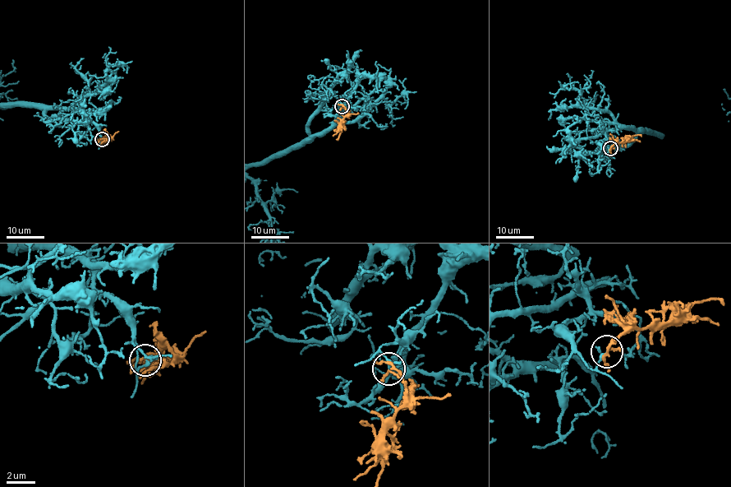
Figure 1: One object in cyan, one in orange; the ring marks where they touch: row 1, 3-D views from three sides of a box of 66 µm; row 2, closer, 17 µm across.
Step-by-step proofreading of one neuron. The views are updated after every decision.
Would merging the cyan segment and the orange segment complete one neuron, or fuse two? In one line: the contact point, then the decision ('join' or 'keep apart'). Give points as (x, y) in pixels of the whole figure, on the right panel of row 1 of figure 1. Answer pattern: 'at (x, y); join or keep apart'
at (610, 148); keep apart

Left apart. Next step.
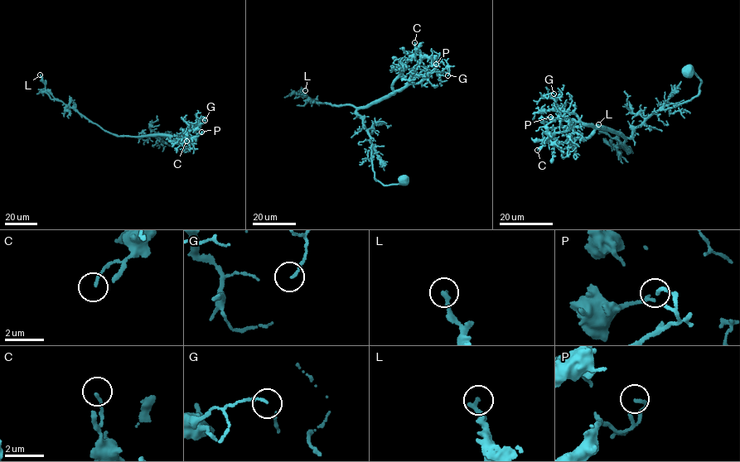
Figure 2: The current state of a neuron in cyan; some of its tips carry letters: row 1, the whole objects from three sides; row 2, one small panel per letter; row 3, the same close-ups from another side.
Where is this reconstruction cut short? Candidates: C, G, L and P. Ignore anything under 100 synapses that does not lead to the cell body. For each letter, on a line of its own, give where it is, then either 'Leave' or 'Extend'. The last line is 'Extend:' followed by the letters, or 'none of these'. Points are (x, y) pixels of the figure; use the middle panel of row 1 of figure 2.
C: Place: (414, 42). Leave
G: Place: (447, 75). Leave
L: Place: (305, 90). Leave
P: Place: (436, 64). Leave
Extend: none of these

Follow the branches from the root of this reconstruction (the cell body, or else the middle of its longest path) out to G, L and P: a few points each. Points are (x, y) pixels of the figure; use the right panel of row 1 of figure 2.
G: (689, 71), (702, 82), (697, 95), (654, 112), (630, 137), (554, 109), (553, 99), (544, 95), (553, 93)
L: (689, 71), (701, 79), (698, 93), (644, 118), (625, 141), (631, 153), (621, 144), (613, 147), (598, 124)
P: (689, 71), (702, 82), (697, 95), (654, 112), (630, 137), (591, 123), (551, 133), (550, 117)

